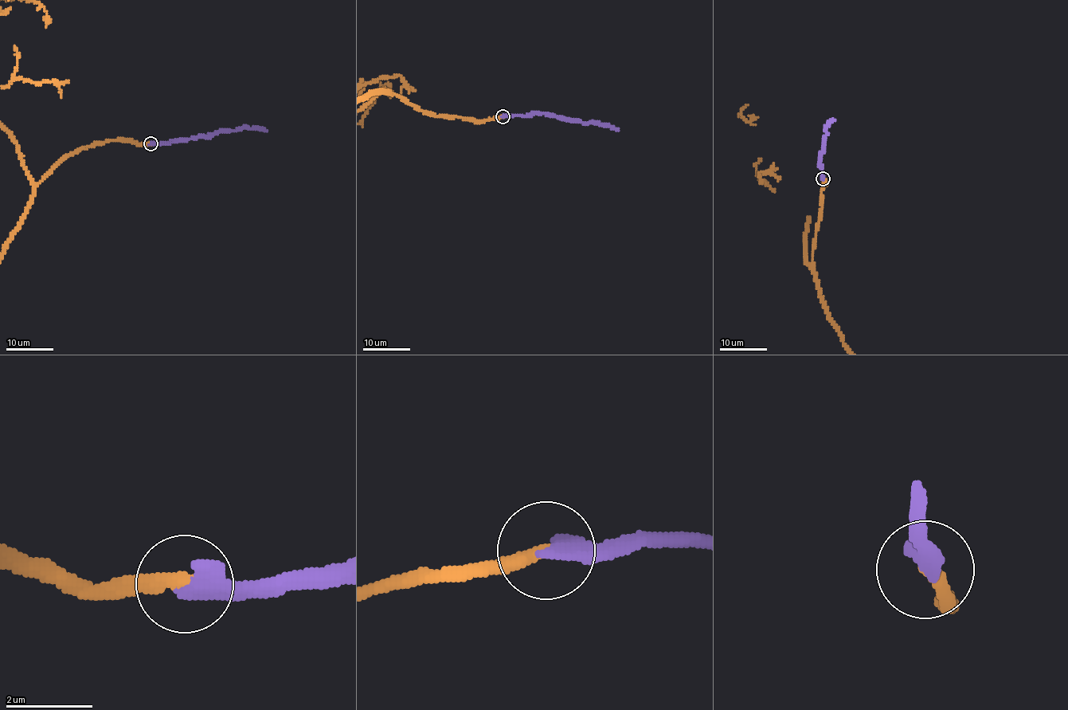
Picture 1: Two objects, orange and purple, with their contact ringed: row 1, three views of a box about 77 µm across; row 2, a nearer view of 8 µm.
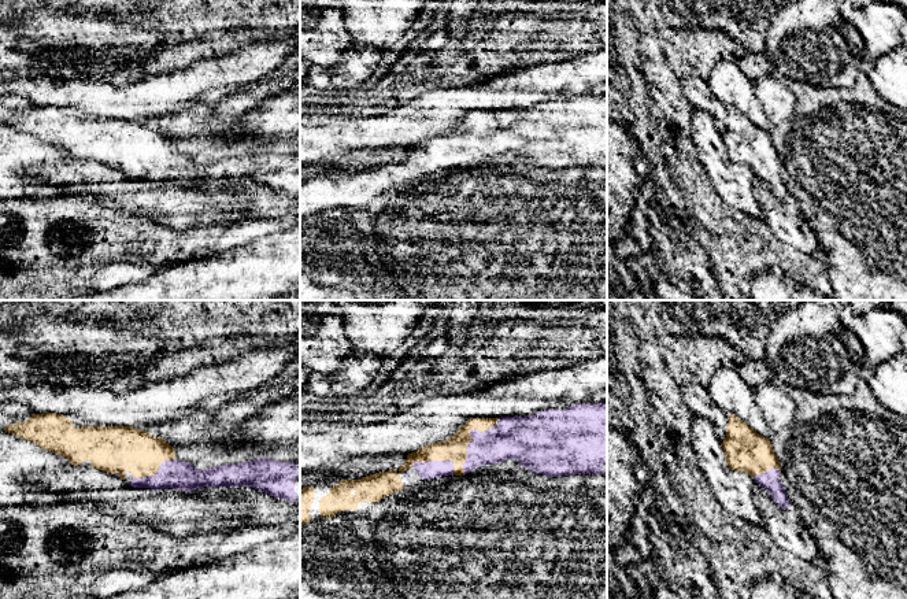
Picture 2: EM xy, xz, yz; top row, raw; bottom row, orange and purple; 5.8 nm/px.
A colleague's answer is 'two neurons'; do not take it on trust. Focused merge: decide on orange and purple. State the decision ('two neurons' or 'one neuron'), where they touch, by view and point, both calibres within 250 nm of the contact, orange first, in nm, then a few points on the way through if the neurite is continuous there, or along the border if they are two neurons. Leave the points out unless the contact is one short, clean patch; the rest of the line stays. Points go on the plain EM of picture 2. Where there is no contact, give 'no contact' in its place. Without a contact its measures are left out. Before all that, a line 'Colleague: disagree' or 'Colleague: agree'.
Colleague: disagree
one neuron | xz (470, 130) | 140/260 nm

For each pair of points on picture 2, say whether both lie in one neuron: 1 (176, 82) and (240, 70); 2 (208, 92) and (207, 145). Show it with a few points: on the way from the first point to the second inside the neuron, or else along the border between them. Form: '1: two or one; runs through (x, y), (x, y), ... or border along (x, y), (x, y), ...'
1: one; runs through (192, 82), (211, 81), (224, 74)
2: two; border along (213, 104), (182, 103), (177, 108)

